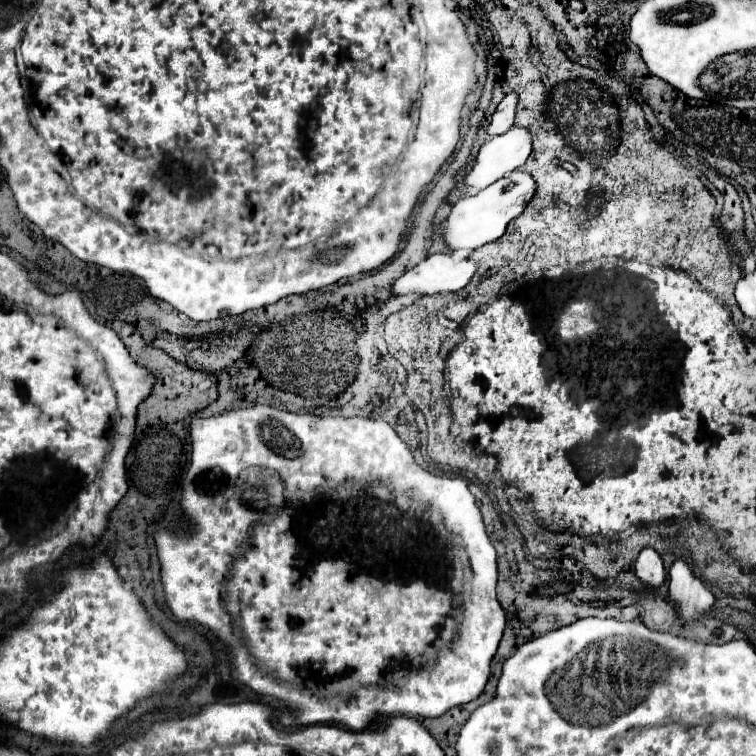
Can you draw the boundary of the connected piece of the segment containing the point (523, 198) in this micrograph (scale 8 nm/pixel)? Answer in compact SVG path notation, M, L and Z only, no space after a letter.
M514 170L502 180L480 190L478 194L460 198L452 208L448 220L440 224L446 244L452 250L476 250L488 242L498 240L506 232L506 226L522 214L522 210L534 198L534 194L536 194L536 180L526 172Z

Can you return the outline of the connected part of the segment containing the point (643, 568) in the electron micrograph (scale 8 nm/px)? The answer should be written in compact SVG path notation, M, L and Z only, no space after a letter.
M642 548L636 560L636 576L654 588L658 588L666 580L666 570L662 556L654 548Z

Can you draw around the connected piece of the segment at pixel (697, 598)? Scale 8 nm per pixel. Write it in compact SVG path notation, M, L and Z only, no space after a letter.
M676 558L670 566L670 596L684 620L696 620L714 604L714 594L702 578L694 574L684 558Z

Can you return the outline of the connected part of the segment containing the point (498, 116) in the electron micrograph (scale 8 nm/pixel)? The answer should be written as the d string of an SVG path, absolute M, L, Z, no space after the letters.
M508 92L506 98L496 108L494 116L492 116L492 122L488 126L488 134L490 136L504 134L508 128L512 128L514 116L516 116L516 104L518 104L518 94L516 92Z

